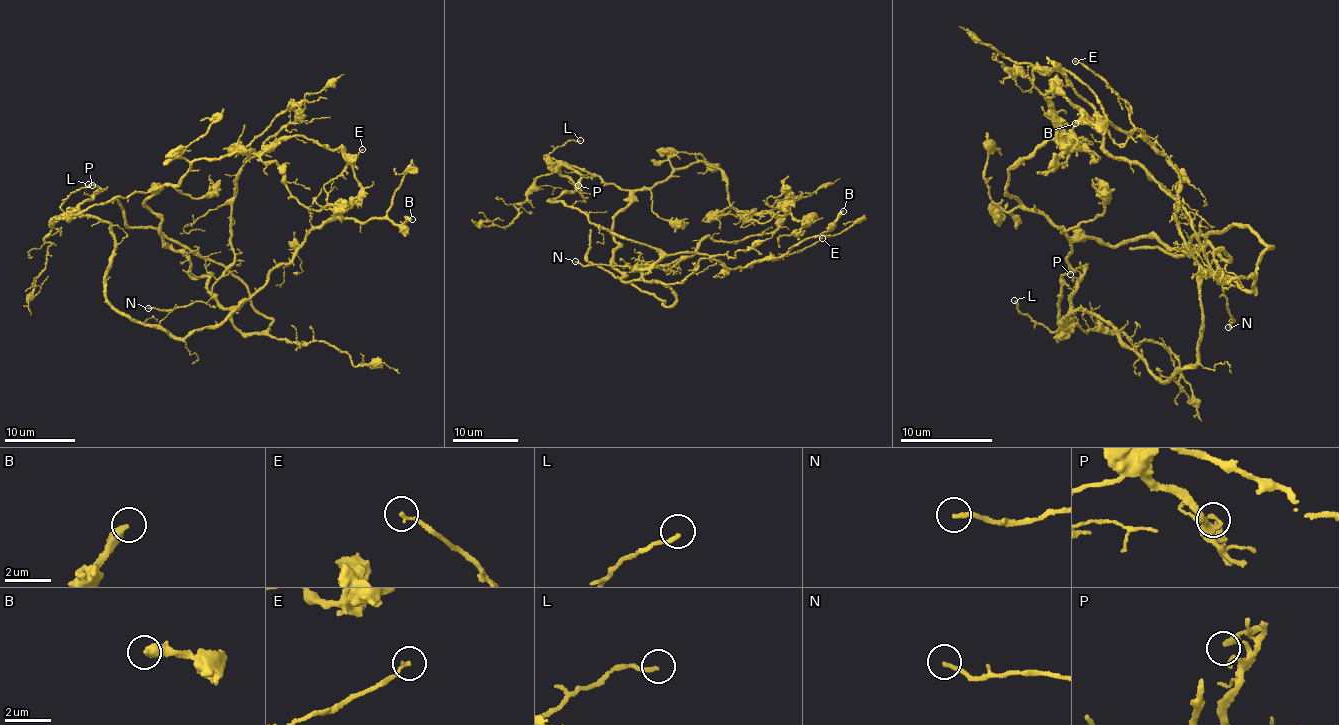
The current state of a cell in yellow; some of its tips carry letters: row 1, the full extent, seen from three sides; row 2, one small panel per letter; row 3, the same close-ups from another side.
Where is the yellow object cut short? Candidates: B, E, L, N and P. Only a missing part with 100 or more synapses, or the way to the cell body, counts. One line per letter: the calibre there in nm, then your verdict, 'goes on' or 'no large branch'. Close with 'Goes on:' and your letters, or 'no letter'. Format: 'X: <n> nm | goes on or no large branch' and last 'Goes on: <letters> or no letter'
B: 380 nm | no large branch
E: 130 nm | no large branch
L: 170 nm | no large branch
N: 170 nm | no large branch
P: 240 nm | goes on
Goes on: P

